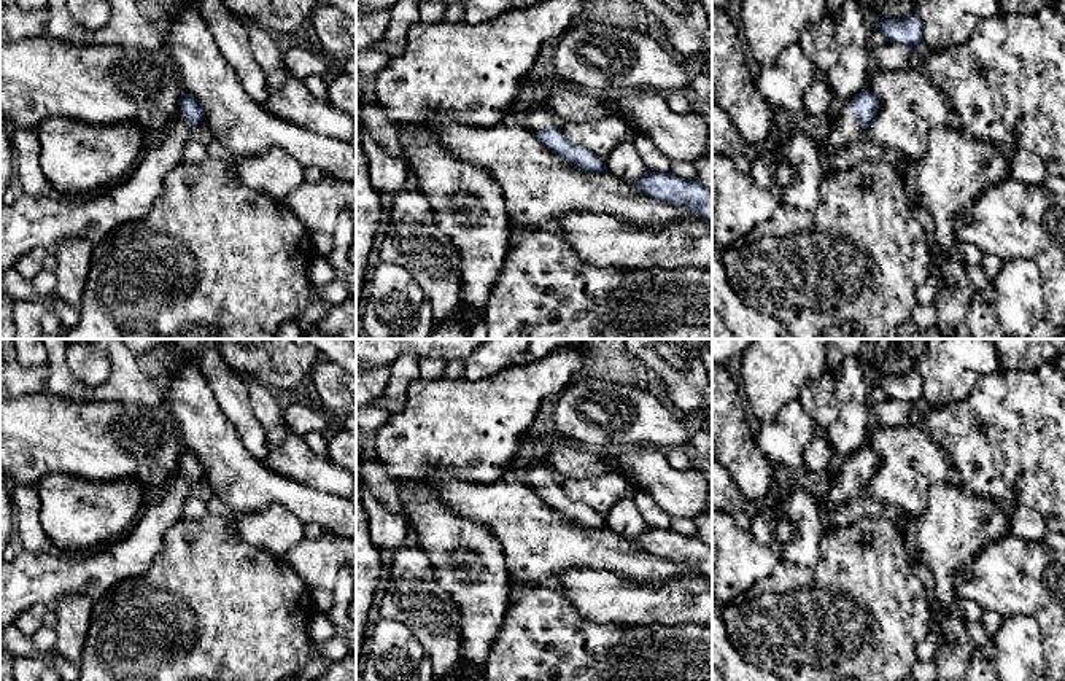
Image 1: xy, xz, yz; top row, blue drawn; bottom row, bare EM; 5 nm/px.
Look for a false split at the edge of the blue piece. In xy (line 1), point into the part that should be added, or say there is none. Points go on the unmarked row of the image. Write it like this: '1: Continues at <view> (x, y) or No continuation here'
1: Continues at xy (30, 578)

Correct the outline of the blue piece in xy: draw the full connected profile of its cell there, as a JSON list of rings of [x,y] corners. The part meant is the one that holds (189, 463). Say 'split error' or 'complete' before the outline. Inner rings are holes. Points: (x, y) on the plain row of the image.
split error; [[[184,450],[178,473],[148,498],[122,538],[91,552],[17,549],[11,560],[2,560],[0,628],[33,605],[54,606],[67,595],[97,601],[118,582],[143,574],[162,552],[165,531],[183,519],[192,484],[203,476],[202,460]]]

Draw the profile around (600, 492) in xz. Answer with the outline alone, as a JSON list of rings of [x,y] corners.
[[[615,471],[590,479],[564,479],[561,487],[571,500],[590,506],[602,519],[618,498],[634,498],[641,492],[637,485]]]

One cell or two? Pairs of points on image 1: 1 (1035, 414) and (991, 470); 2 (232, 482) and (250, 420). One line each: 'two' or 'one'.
1: one
2: two

